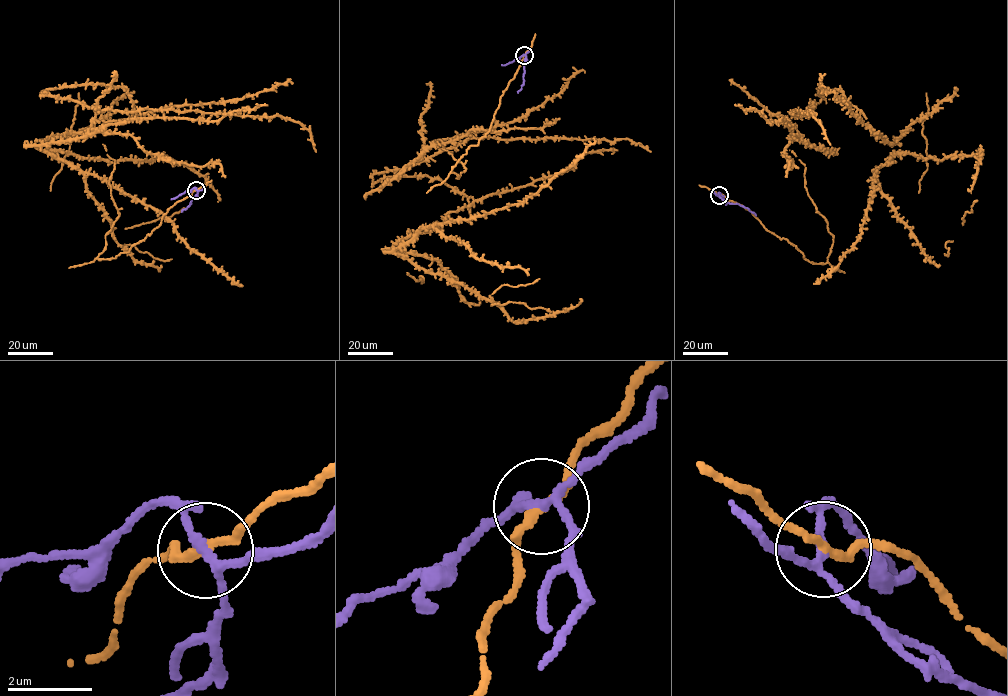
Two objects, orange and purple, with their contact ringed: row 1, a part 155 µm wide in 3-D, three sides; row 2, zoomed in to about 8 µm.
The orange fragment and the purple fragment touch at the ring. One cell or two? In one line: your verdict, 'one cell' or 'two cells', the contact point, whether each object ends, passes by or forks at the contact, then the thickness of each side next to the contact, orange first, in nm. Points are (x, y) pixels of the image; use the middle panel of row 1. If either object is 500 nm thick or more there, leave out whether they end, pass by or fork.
two cells | (524, 55) | orange passes by | purple forks | 180/160 nm

